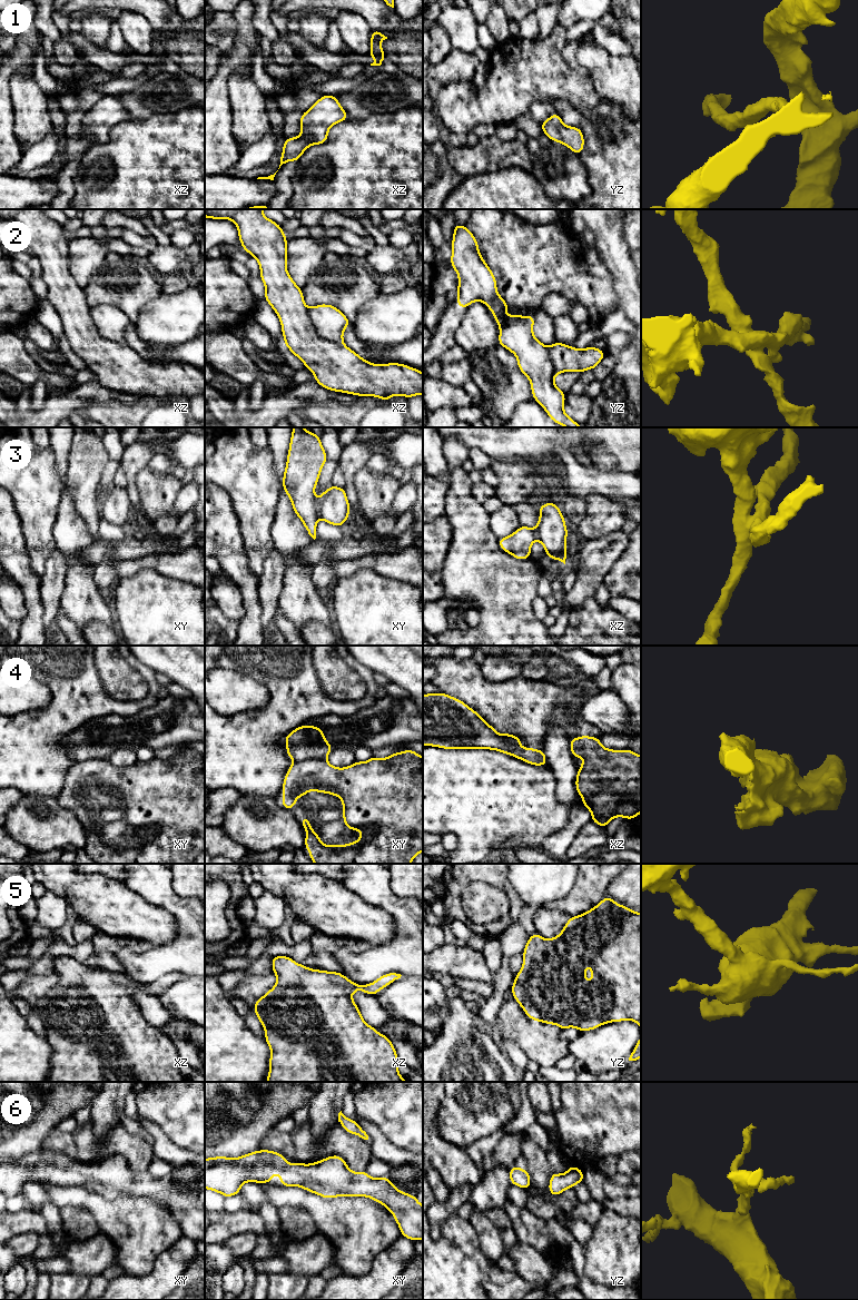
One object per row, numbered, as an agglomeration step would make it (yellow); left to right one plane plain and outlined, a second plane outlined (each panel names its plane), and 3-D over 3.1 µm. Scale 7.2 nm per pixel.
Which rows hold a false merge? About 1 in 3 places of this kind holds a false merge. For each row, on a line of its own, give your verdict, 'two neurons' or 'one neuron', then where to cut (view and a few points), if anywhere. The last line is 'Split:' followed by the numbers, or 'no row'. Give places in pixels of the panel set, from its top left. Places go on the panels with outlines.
1: one neuron; cut none
2: two neurons; cut xz (307, 308), (314, 330), (322, 337), (343, 345)
3: two neurons; cut xy (317, 502), (317, 514), (319, 516)
4: two neurons; cut xy (325, 757), (311, 757), (295, 762)
5: one neuron; cut none
6: one neuron; cut none
Split: 2, 3, 4

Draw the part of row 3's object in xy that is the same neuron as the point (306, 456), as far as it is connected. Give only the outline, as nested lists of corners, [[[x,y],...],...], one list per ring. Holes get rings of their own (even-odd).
[[[293,427],[283,475],[283,490],[290,499],[295,514],[314,540],[319,519],[314,490],[326,461],[327,454],[319,435],[310,430]]]

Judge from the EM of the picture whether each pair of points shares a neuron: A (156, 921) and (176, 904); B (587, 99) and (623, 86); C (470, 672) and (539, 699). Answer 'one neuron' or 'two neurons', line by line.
A: two neurons
B: two neurons
C: one neuron

